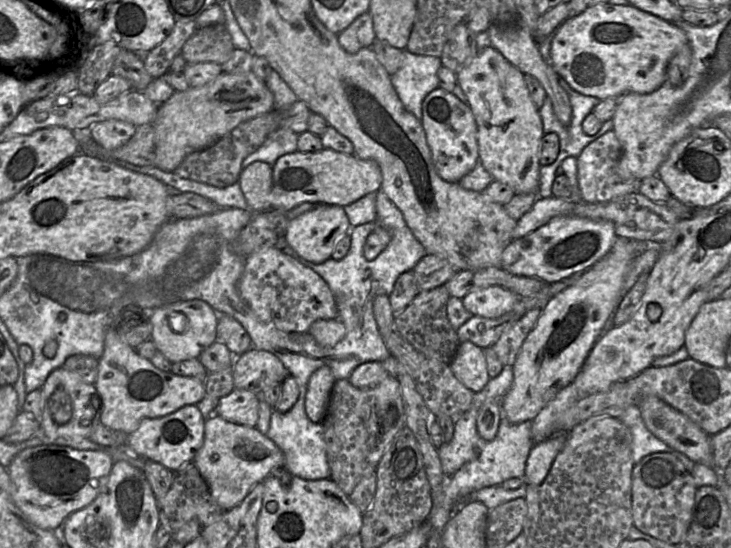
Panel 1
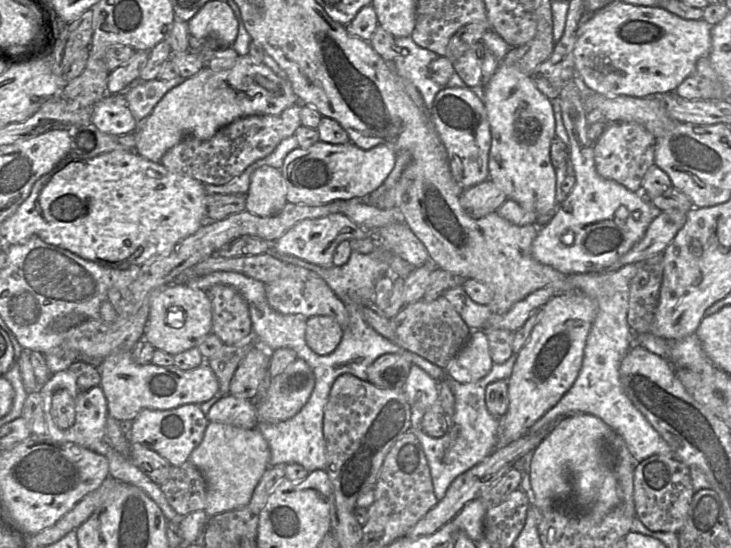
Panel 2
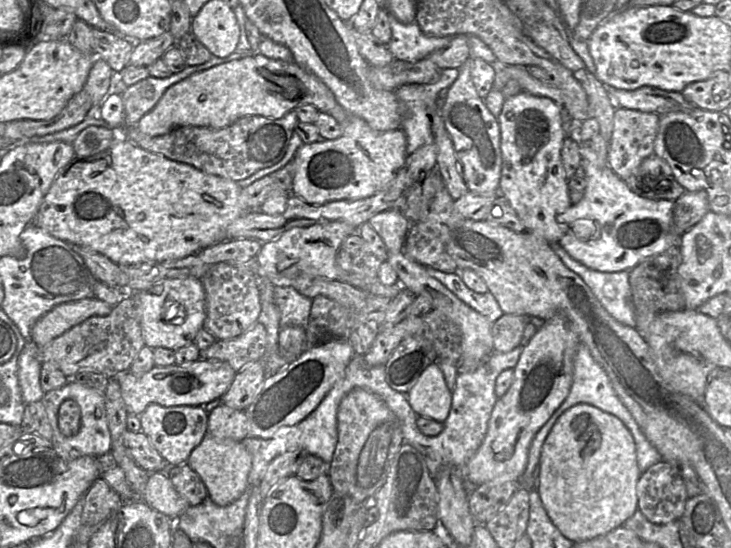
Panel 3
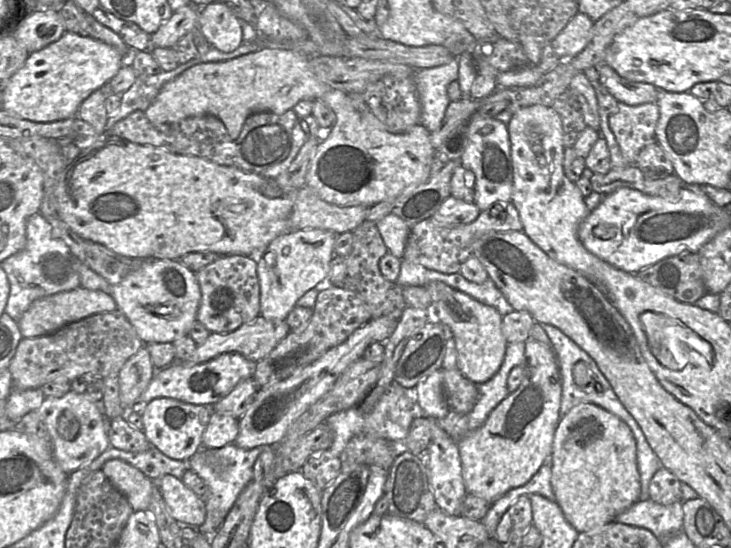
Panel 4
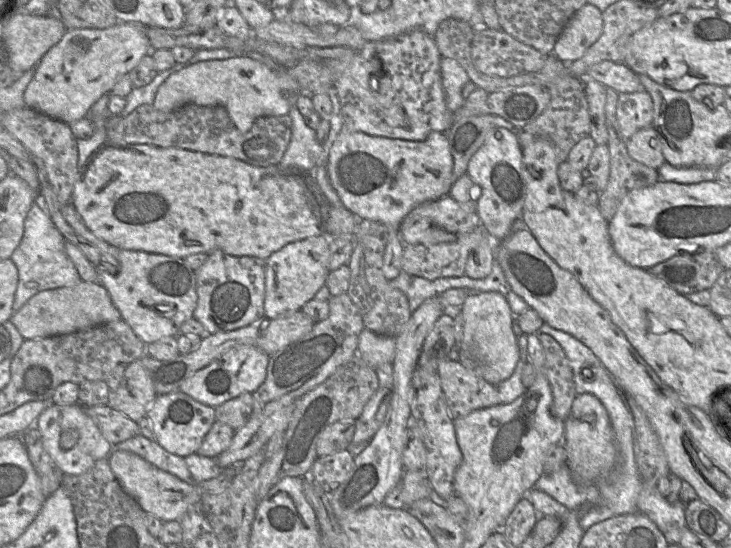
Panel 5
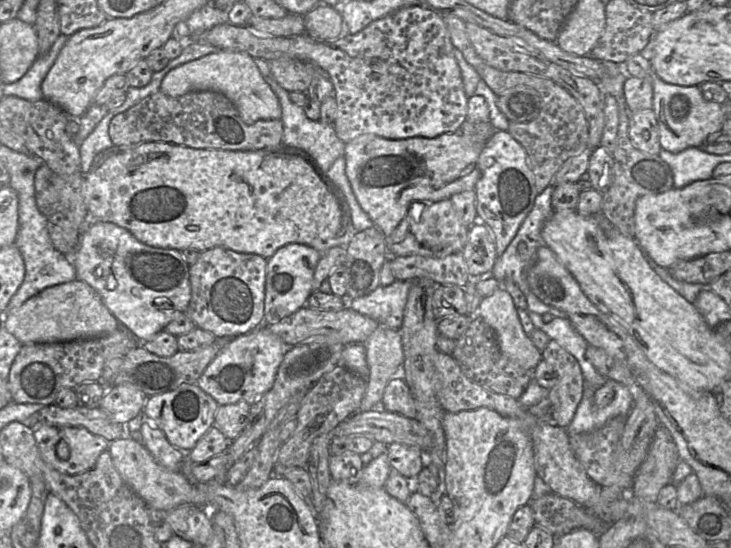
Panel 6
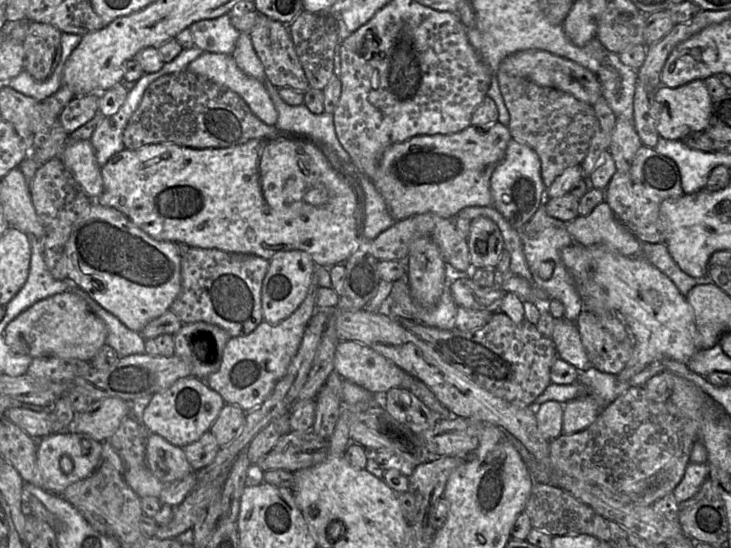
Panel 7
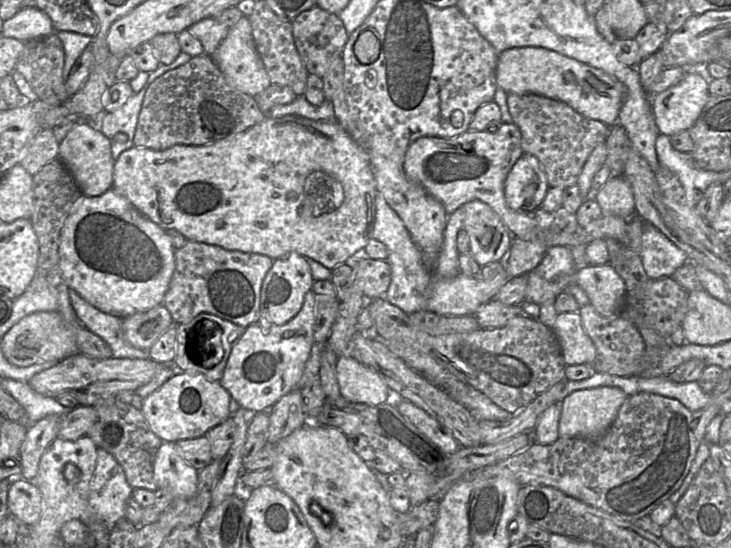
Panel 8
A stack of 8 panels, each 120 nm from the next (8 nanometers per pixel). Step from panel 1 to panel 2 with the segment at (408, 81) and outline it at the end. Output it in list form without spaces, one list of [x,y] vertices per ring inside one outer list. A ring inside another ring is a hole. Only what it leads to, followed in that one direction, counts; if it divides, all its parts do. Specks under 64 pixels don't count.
[[[395,38],[396,57],[392,61],[397,75],[409,80],[420,92],[426,107],[430,110],[435,96],[442,86],[429,76],[428,67],[437,59],[436,53],[421,48],[411,38]]]

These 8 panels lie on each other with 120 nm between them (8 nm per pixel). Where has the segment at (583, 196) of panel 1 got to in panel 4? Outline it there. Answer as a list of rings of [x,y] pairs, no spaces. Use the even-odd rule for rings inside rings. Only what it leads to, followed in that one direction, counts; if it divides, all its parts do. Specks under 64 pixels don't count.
[[[618,102],[617,110],[610,115],[609,126],[629,165],[635,165],[640,151],[656,140],[659,116],[656,103],[630,106],[621,102]]]

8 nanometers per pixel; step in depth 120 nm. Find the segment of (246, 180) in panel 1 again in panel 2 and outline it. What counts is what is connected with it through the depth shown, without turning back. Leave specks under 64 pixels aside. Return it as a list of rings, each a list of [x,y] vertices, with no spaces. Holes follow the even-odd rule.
[[[264,165],[250,178],[245,210],[260,217],[272,216],[287,203],[287,185],[279,169]]]

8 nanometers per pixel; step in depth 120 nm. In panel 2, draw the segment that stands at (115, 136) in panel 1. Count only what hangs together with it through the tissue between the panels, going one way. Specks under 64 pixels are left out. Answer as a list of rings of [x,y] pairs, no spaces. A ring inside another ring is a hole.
[[[108,94],[94,104],[94,114],[92,123],[103,133],[113,135],[124,135],[135,132],[138,122],[135,120],[130,109],[128,108],[126,98],[119,94]]]

